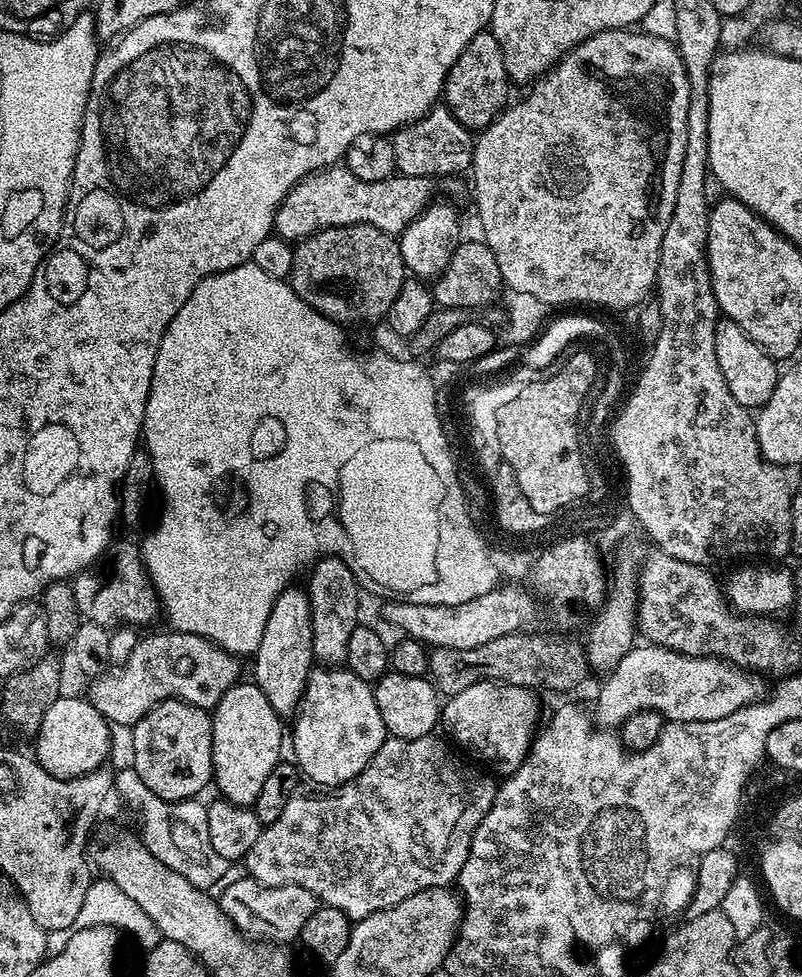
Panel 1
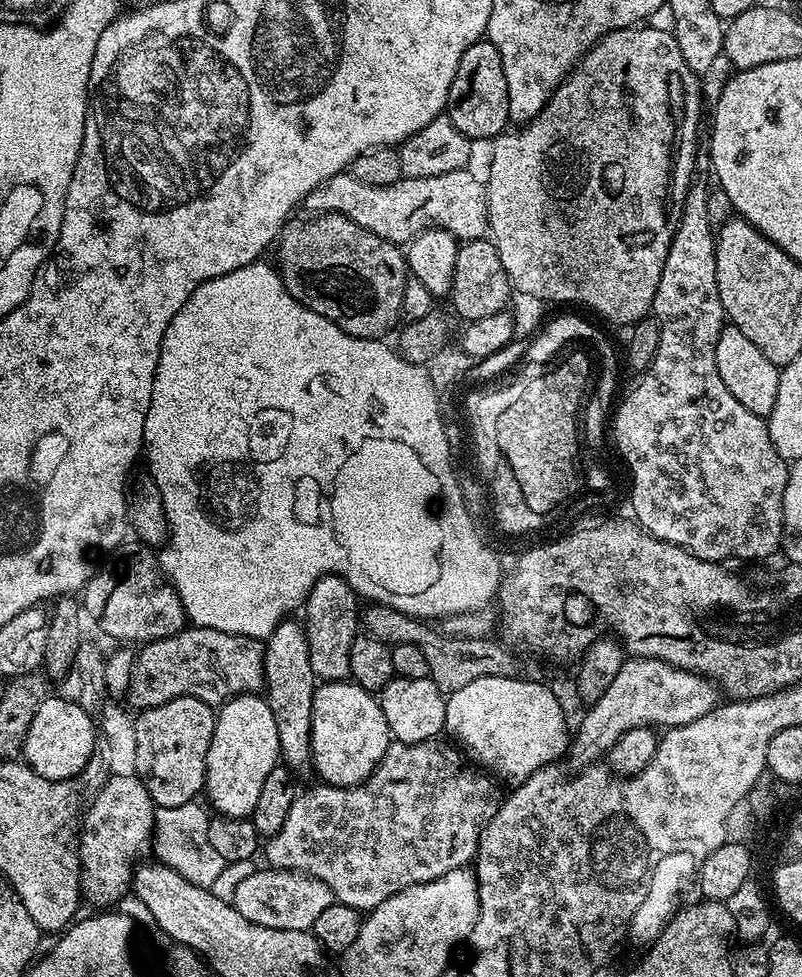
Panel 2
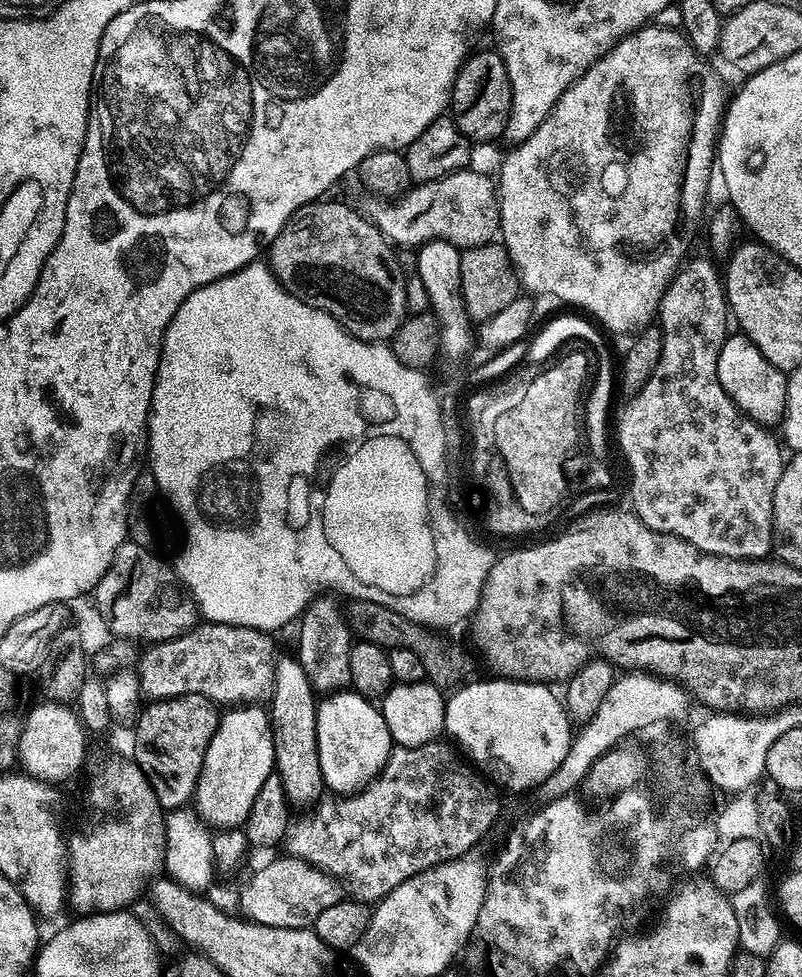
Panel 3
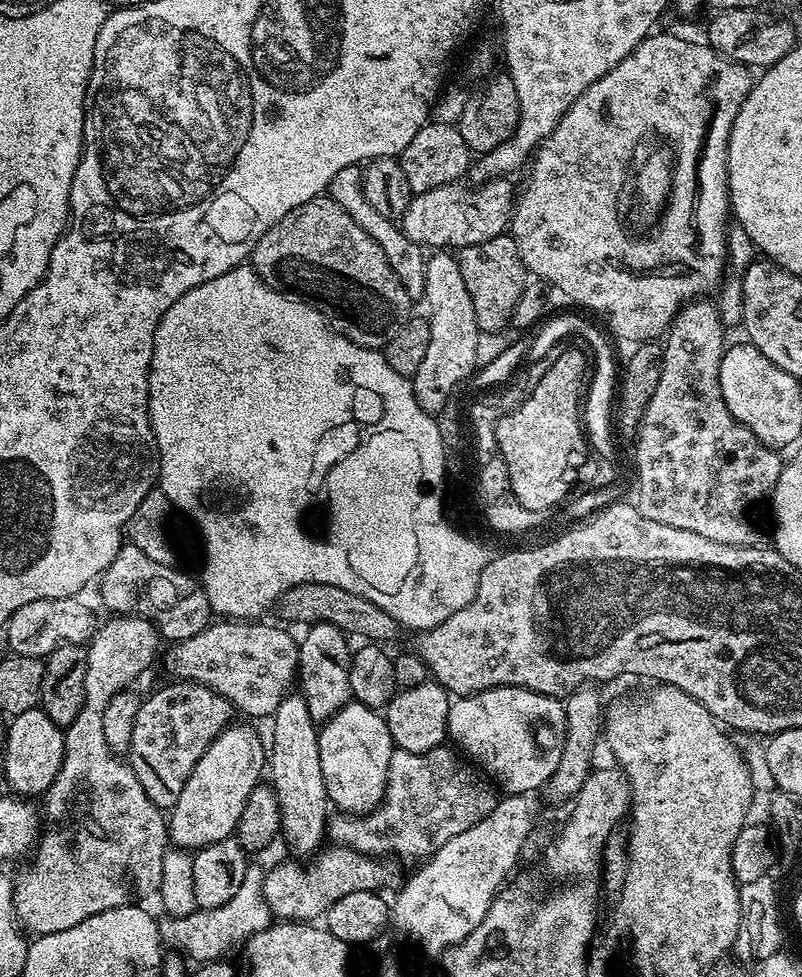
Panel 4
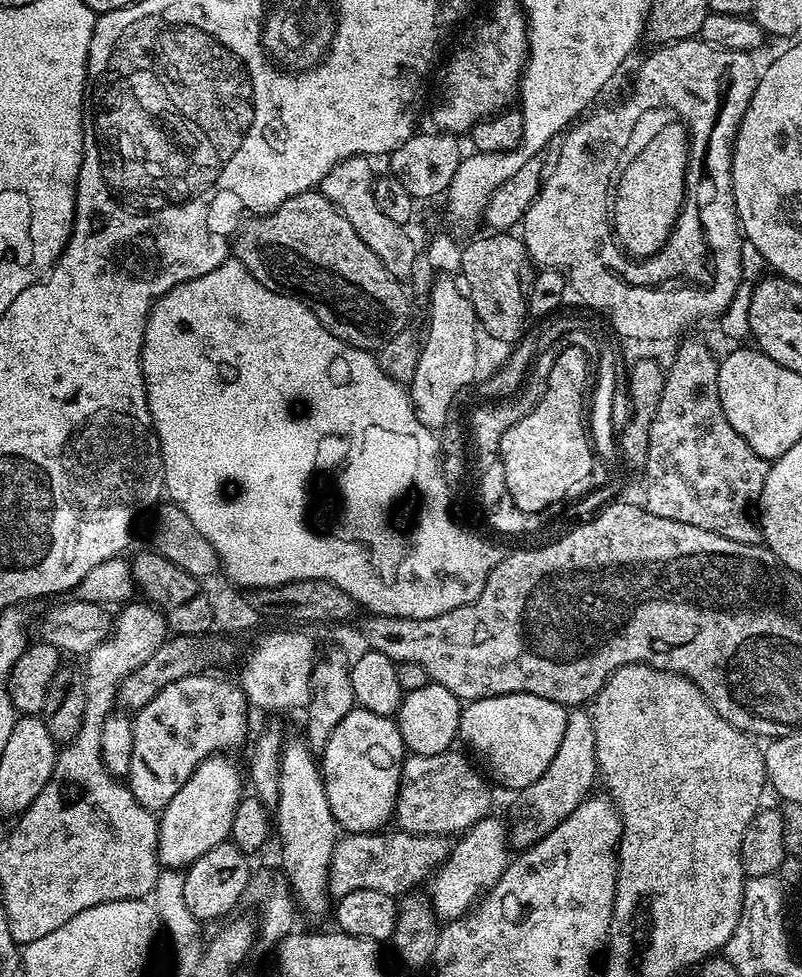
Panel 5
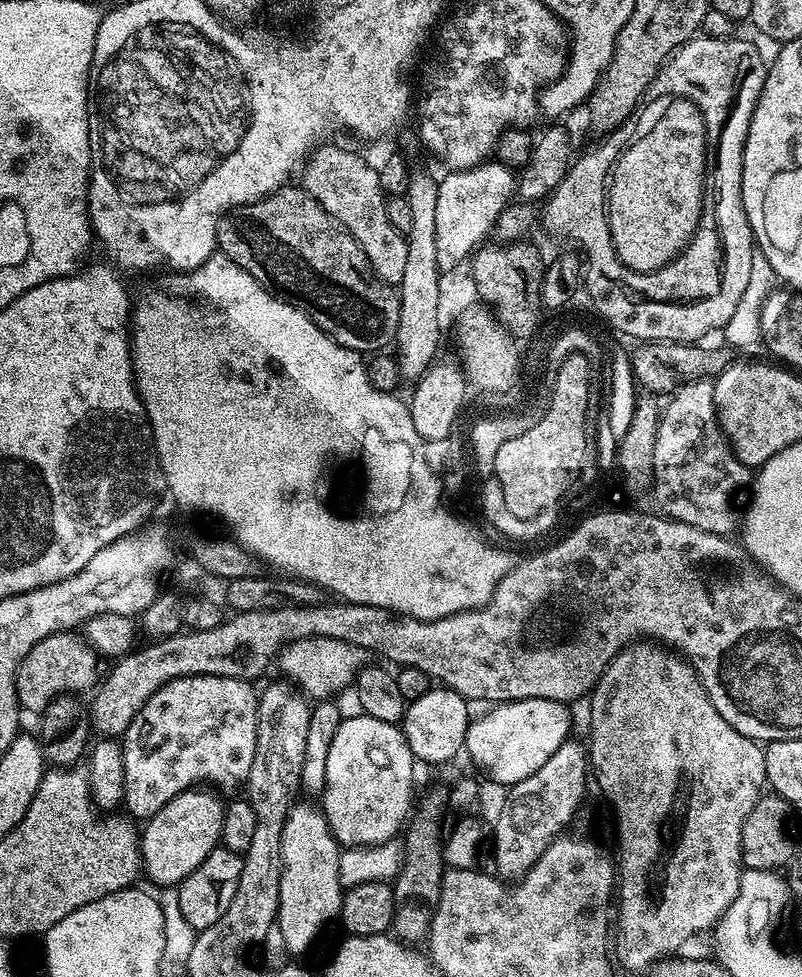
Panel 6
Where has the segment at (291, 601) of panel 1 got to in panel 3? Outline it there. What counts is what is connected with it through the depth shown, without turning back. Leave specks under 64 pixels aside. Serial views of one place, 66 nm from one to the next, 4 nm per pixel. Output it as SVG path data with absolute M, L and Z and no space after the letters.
M281 655L276 663L274 690L270 701L272 721L272 741L276 755L275 775L282 778L282 786L288 795L289 805L315 805L325 791L322 766L318 762L318 742L316 741L317 693L312 691L310 678L302 670L295 655Z

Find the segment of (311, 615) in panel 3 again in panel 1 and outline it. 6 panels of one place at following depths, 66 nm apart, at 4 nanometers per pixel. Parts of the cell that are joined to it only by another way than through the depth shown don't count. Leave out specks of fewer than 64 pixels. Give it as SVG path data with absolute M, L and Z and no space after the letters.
M322 556L311 565L312 577L306 583L308 601L312 611L312 655L321 665L340 666L346 661L346 646L350 634L358 627L360 616L360 591L356 575L350 566L337 556Z

